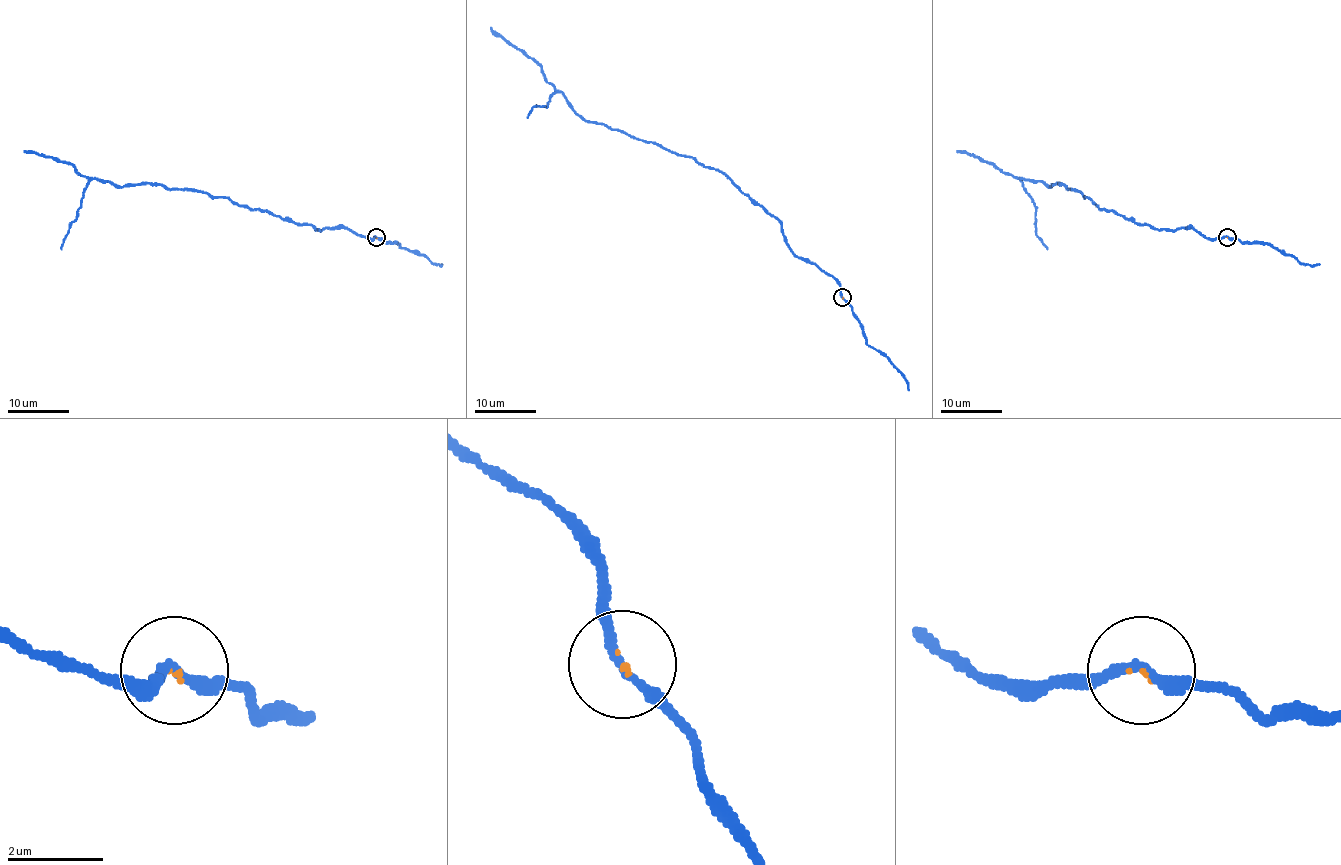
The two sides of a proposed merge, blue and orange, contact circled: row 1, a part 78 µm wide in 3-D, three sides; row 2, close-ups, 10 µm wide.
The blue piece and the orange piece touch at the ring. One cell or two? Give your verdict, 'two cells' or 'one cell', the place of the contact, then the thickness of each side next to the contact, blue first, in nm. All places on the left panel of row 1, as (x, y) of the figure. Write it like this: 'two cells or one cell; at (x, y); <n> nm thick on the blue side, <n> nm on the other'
one cell; at (376, 237); 190 nm thick on the blue side, 70 nm on the other

